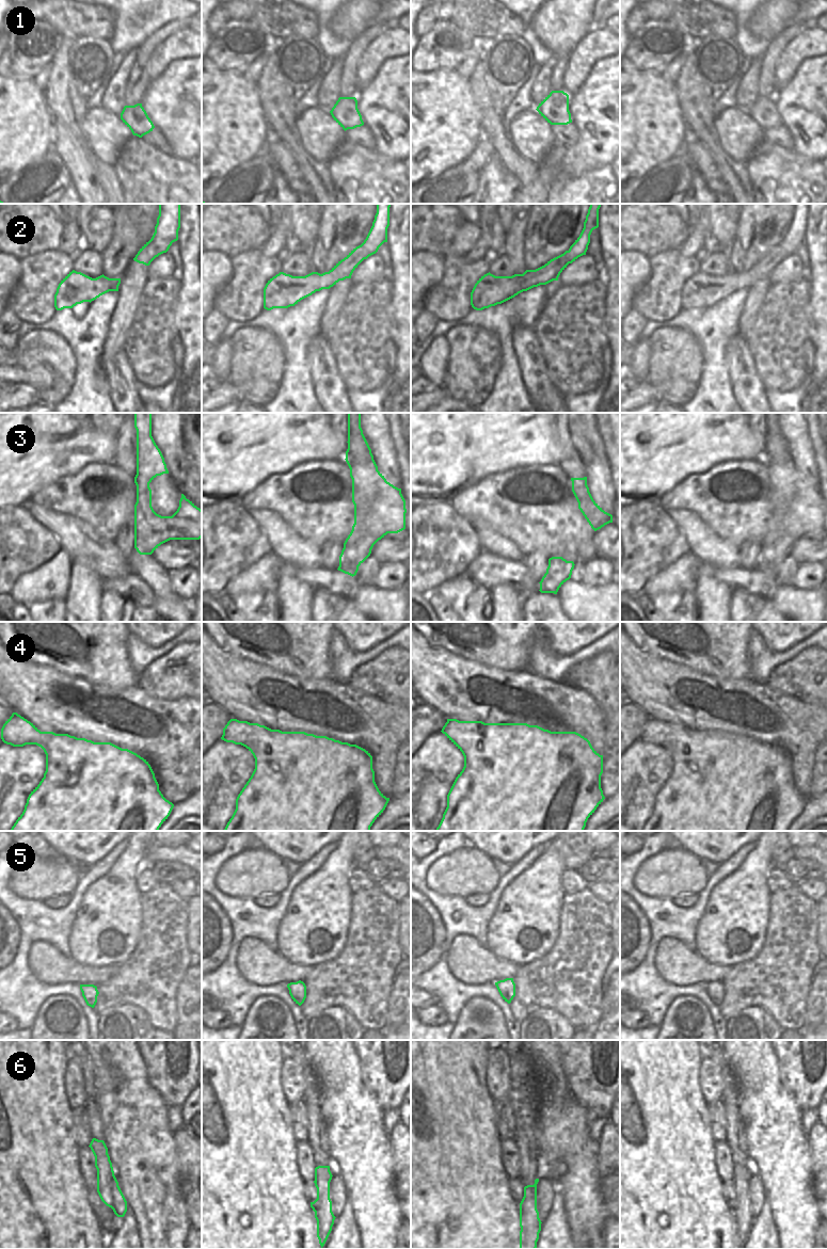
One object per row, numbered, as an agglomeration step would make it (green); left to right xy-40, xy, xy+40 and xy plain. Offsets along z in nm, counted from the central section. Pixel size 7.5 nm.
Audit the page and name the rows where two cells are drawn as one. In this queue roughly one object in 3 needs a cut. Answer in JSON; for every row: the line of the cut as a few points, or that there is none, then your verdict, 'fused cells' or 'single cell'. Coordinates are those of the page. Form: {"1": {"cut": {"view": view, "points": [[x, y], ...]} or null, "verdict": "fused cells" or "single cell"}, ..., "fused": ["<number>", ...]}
{"1": {"cut": null, "verdict": "single cell"}, "2": {"cut": {"view": "xy-40", "points": [[150, 239], [172, 242]]}, "verdict": "fused cells"}, "3": {"cut": null, "verdict": "single cell"}, "4": {"cut": null, "verdict": "single cell"}, "5": {"cut": null, "verdict": "single cell"}, "6": {"cut": null, "verdict": "single cell"}, "fused": ["2"]}

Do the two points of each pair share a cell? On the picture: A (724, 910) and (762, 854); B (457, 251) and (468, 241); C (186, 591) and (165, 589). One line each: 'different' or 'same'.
A: same
B: same
C: different

